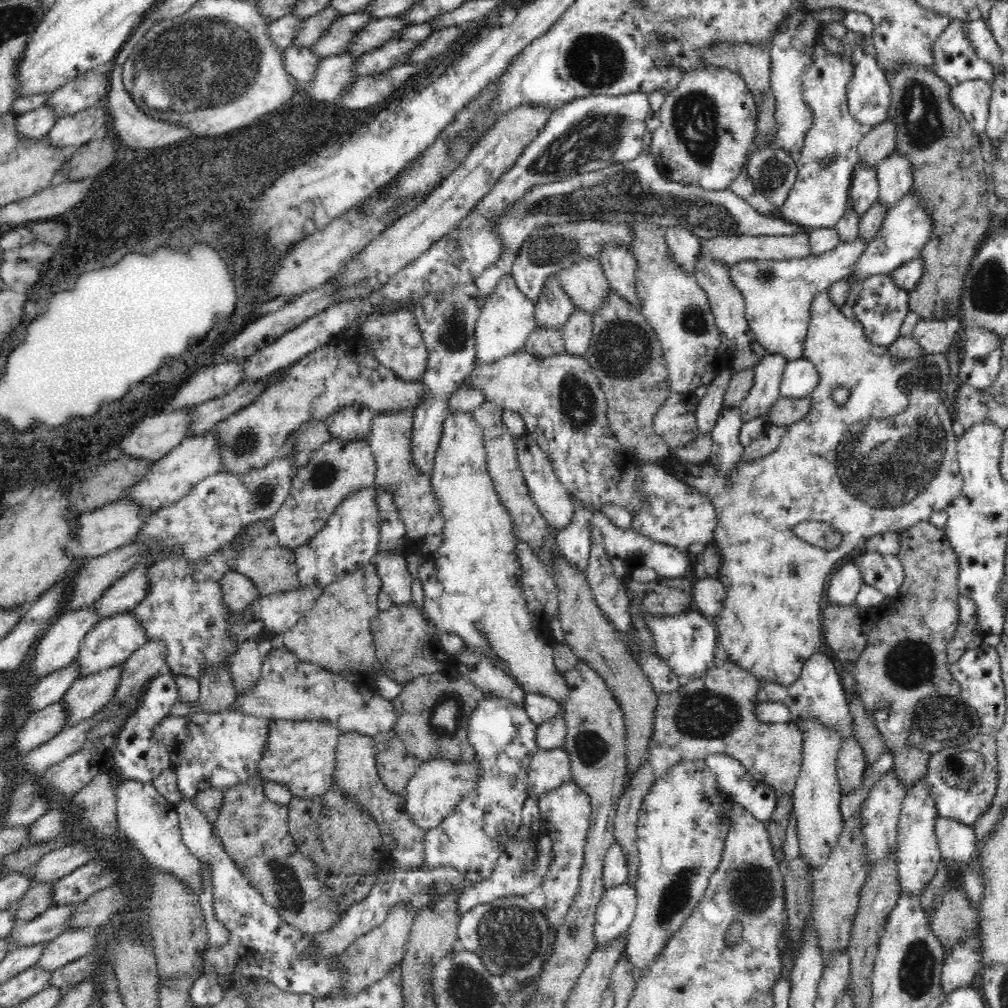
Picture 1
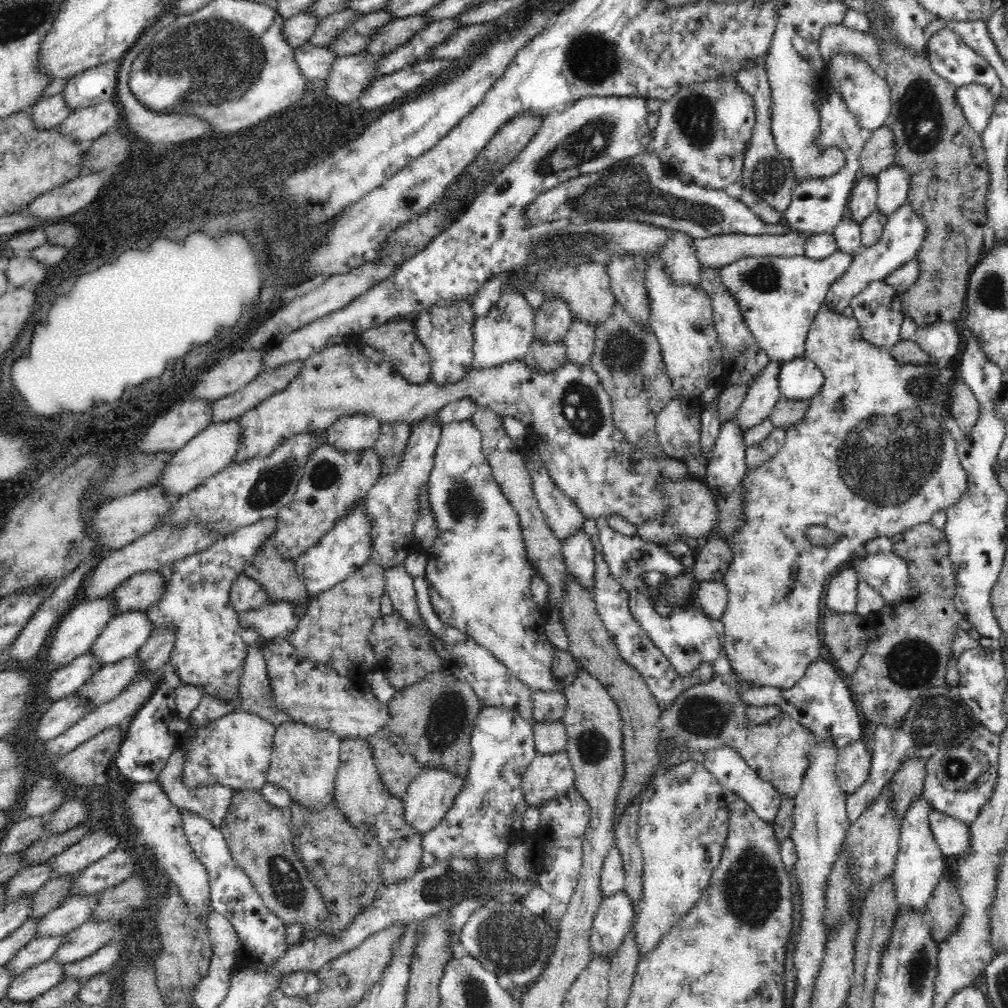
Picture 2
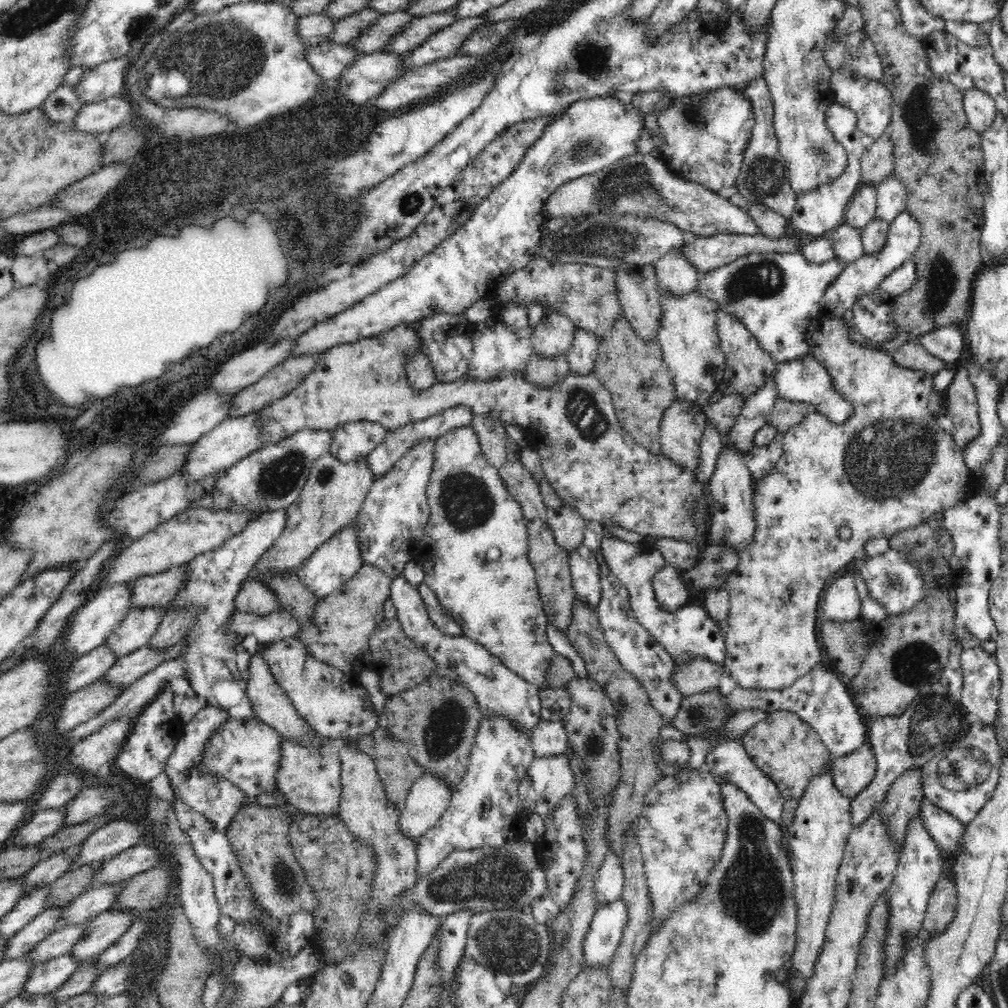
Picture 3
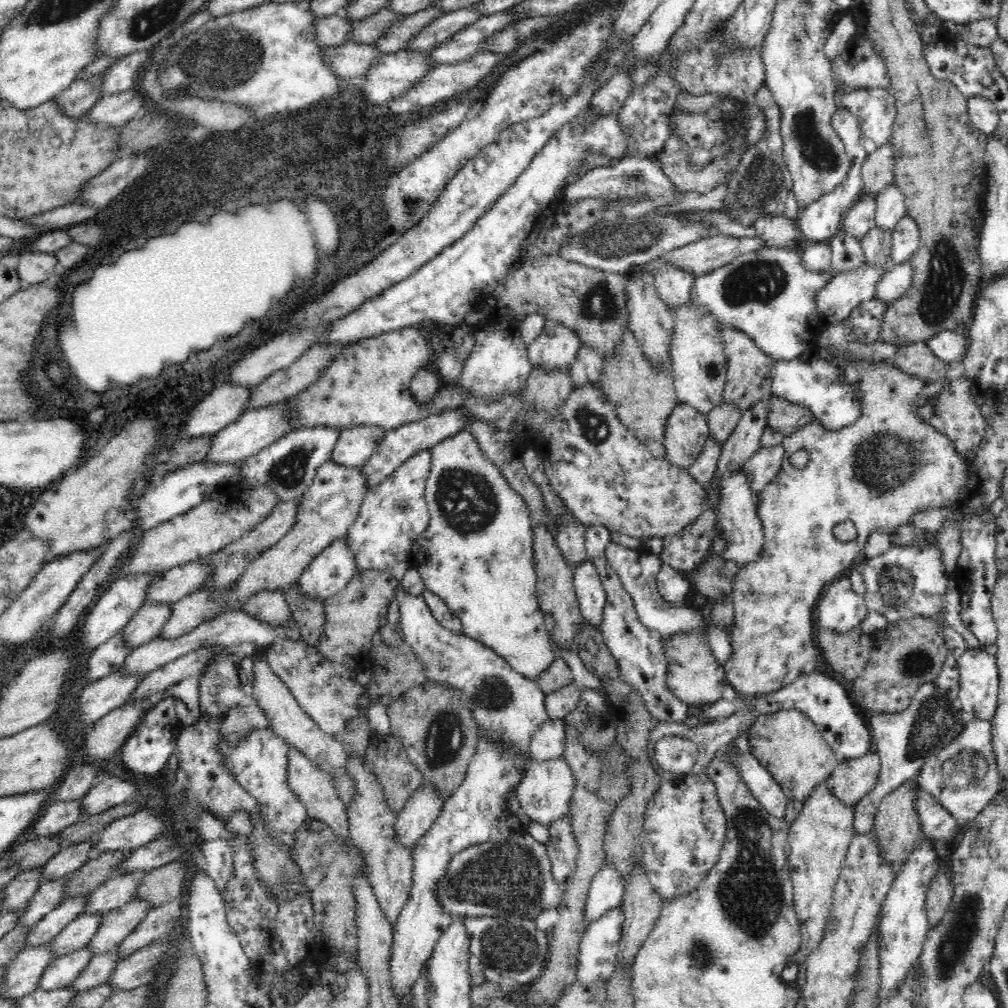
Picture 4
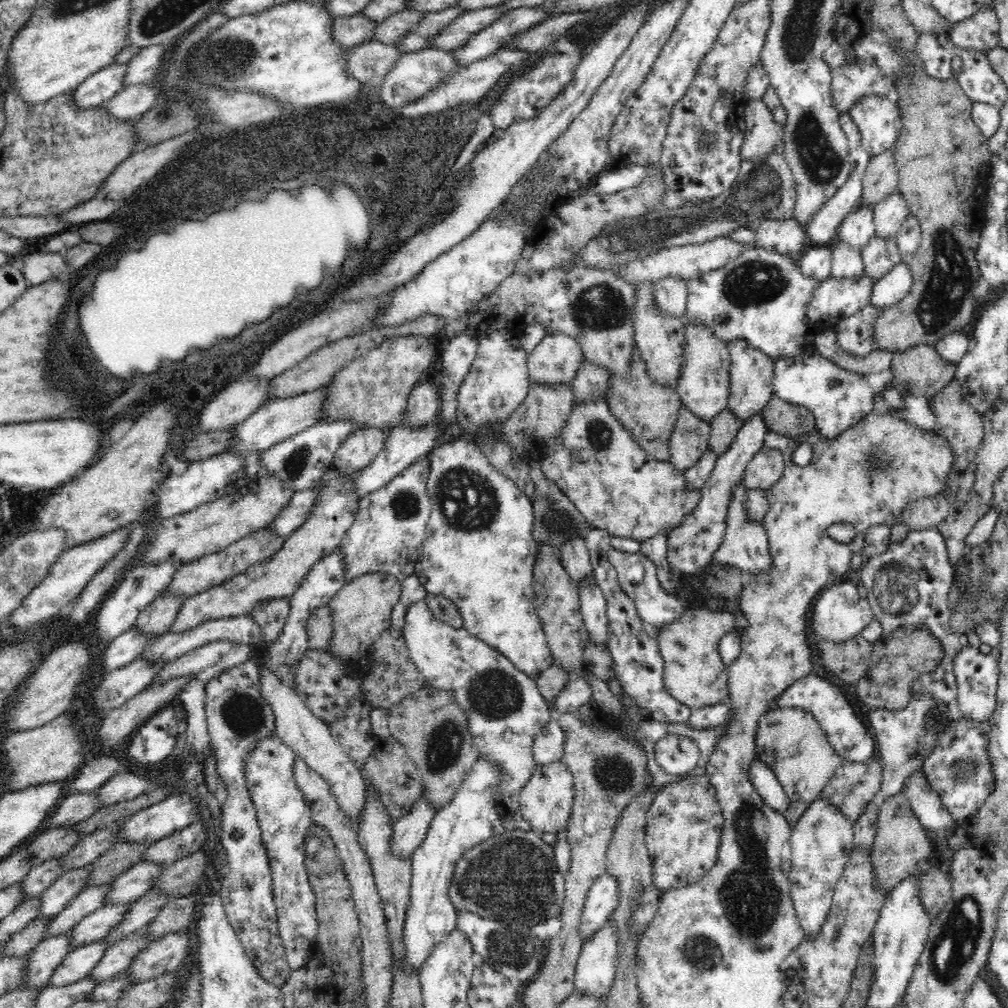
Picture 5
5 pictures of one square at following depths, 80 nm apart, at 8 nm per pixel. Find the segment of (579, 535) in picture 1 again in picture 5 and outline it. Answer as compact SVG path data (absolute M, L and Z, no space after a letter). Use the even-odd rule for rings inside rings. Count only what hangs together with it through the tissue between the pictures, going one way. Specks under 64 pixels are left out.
M594 573L578 589L581 615L589 634L589 640L606 645L609 637L607 602L602 589L596 583Z

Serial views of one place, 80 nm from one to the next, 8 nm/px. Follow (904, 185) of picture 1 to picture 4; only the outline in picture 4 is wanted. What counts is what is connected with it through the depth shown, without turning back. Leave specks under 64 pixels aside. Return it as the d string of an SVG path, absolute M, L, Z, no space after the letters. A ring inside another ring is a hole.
M896 183L888 184L876 196L876 227L891 230L907 215L904 193Z

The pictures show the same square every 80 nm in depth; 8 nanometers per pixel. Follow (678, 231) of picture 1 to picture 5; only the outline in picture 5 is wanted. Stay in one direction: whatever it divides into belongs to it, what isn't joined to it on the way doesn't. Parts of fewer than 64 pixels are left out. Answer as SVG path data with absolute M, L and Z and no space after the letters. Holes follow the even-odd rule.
M666 277L653 282L654 302L666 315L684 316L687 310L689 281L680 277Z

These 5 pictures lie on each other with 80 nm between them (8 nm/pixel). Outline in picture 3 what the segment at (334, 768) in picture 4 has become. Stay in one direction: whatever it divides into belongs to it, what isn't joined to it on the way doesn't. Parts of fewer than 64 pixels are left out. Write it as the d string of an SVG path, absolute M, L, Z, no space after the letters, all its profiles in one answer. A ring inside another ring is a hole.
M262 654L251 655L250 666L247 671L250 675L246 685L247 695L250 704L252 704L252 709L256 711L257 718L272 726L281 737L292 738L294 741L311 743L316 737L322 737L294 709L292 701L284 694L283 688L277 684L277 680Z

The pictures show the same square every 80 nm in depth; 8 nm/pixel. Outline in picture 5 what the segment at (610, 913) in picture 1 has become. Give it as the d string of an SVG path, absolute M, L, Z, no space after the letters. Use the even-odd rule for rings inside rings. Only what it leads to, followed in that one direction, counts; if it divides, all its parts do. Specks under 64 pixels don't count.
M610 920L584 942L575 970L575 988L606 1003L615 979L618 956L618 933Z

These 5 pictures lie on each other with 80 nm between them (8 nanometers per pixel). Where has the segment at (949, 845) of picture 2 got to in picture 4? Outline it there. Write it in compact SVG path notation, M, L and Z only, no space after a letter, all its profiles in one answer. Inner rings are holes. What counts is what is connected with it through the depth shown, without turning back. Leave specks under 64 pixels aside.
M916 784L916 812L921 822L922 830L926 837L938 842L947 842L954 846L953 841L956 832L958 832L958 823L956 819L933 797L932 794L924 792L919 785Z

